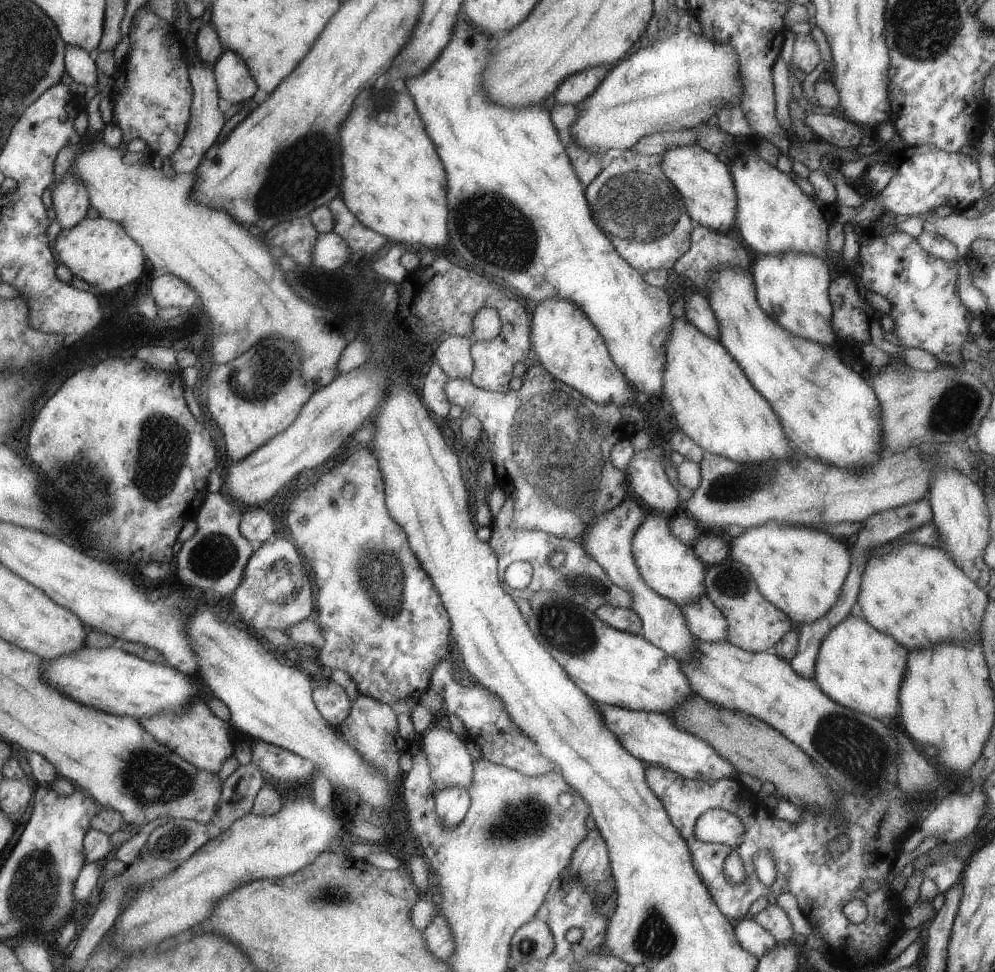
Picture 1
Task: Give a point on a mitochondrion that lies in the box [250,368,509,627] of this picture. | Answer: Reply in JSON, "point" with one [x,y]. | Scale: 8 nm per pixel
{"point":[277,565]}

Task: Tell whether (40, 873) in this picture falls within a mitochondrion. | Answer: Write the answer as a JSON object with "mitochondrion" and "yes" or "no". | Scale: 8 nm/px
{"mitochondrion":"yes"}

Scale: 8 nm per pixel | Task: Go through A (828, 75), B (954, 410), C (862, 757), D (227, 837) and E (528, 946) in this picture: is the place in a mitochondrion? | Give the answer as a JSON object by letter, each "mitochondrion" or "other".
{"A":"other","B":"mitochondrion","C":"mitochondrion","D":"other","E":"mitochondrion"}

